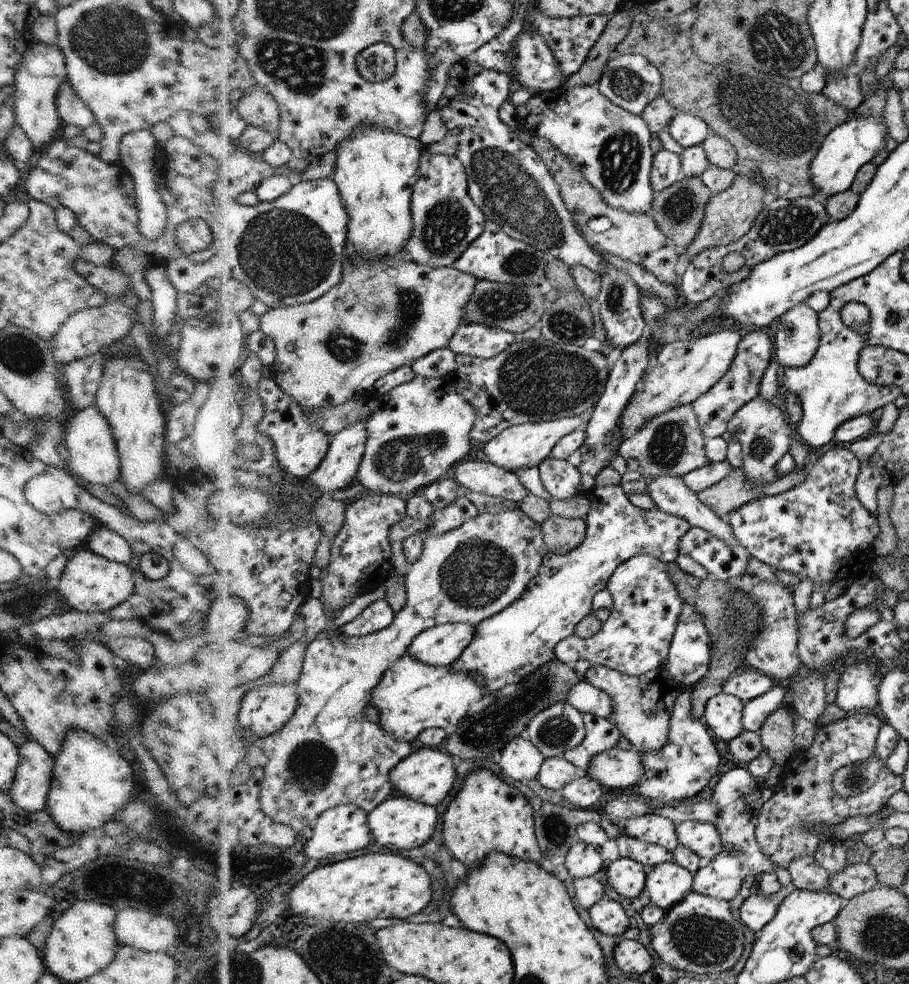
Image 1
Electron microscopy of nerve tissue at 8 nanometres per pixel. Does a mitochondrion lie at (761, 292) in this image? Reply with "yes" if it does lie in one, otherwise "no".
no

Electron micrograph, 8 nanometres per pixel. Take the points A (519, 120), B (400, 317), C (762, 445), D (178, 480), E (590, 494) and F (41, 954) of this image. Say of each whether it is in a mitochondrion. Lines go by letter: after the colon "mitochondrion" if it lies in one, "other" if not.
A: other
B: mitochondrion
C: mitochondrion
D: other
E: other
F: other

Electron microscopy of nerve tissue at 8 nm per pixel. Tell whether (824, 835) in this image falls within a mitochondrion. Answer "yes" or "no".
no

